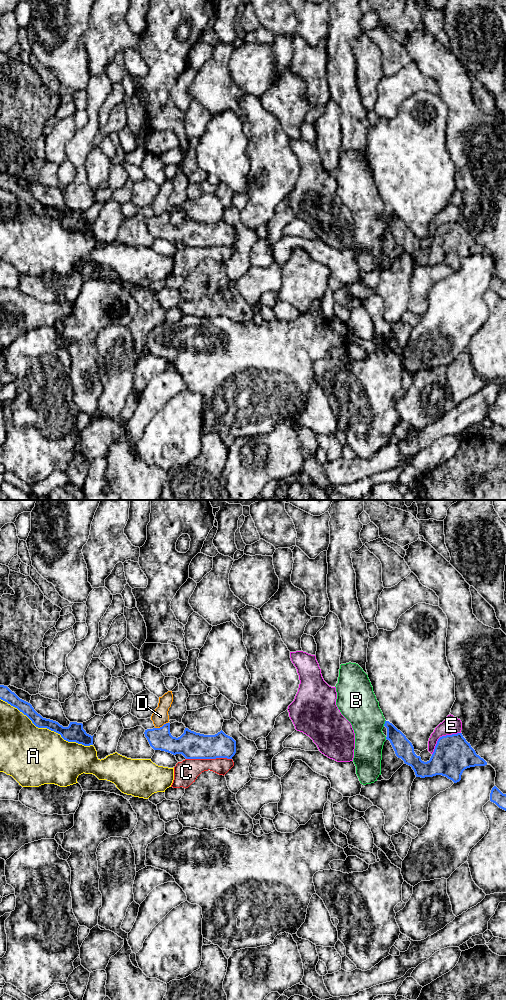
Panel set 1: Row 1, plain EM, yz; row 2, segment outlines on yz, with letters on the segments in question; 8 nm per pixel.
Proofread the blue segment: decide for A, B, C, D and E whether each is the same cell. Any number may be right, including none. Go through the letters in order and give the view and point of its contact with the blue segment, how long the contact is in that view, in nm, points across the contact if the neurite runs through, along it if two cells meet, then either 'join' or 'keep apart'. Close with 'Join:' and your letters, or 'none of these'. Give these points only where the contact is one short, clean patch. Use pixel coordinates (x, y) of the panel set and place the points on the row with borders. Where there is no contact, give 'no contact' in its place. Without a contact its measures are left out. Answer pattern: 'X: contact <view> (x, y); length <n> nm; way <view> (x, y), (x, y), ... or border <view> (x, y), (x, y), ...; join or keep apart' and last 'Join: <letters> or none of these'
A: contact yz (46, 727); length 850 nm; keep apart
B: contact yz (385, 723); length 50 nm; border yz (385, 720), (383, 725); keep apart
C: contact yz (208, 758); length 360 nm; keep apart
D: contact yz (162, 726); length 120 nm; border yz (167, 722), (155, 728); keep apart
E: contact yz (442, 736); length 300 nm; keep apart
Join: none of these

